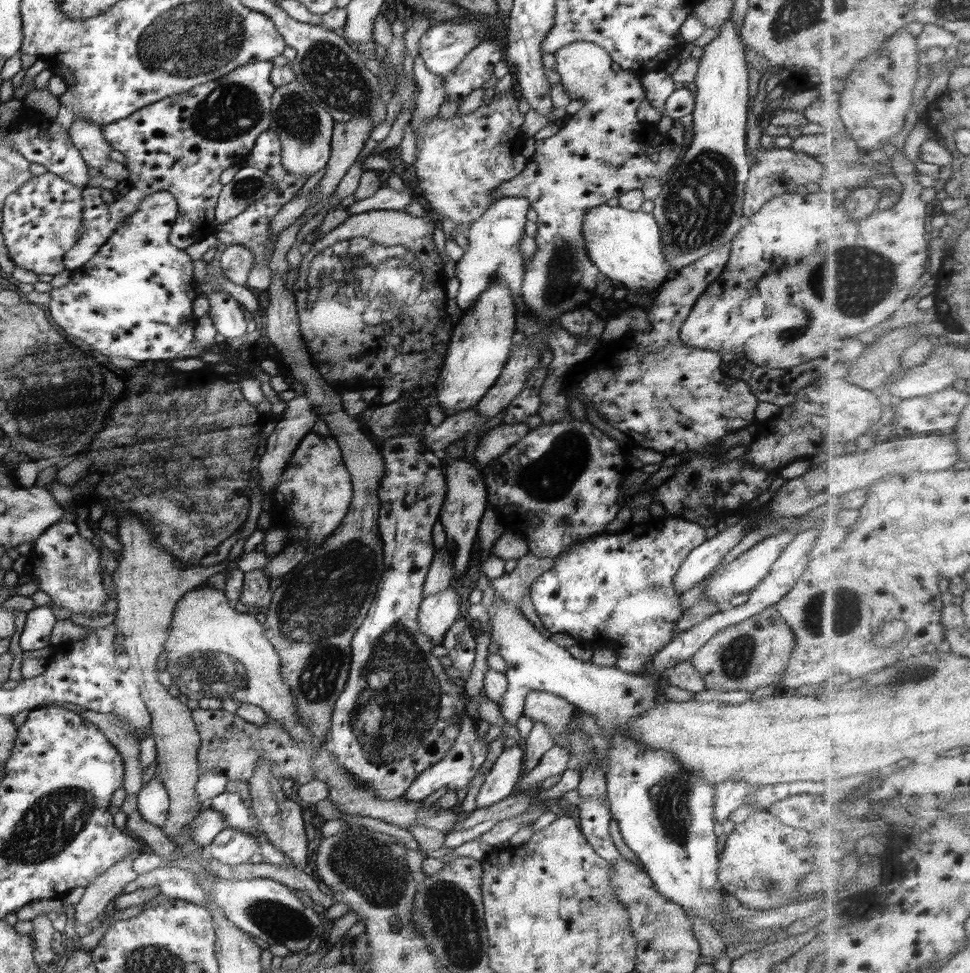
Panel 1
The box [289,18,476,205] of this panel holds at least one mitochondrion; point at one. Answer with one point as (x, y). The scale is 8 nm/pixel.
(333, 76)

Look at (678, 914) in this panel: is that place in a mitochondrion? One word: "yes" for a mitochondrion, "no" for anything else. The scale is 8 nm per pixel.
no

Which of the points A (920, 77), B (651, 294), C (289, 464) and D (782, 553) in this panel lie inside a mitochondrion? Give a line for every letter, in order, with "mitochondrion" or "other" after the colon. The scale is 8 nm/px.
A: other
B: other
C: other
D: other

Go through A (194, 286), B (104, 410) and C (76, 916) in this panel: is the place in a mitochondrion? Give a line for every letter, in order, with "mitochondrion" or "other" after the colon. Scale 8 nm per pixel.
A: other
B: other
C: other

